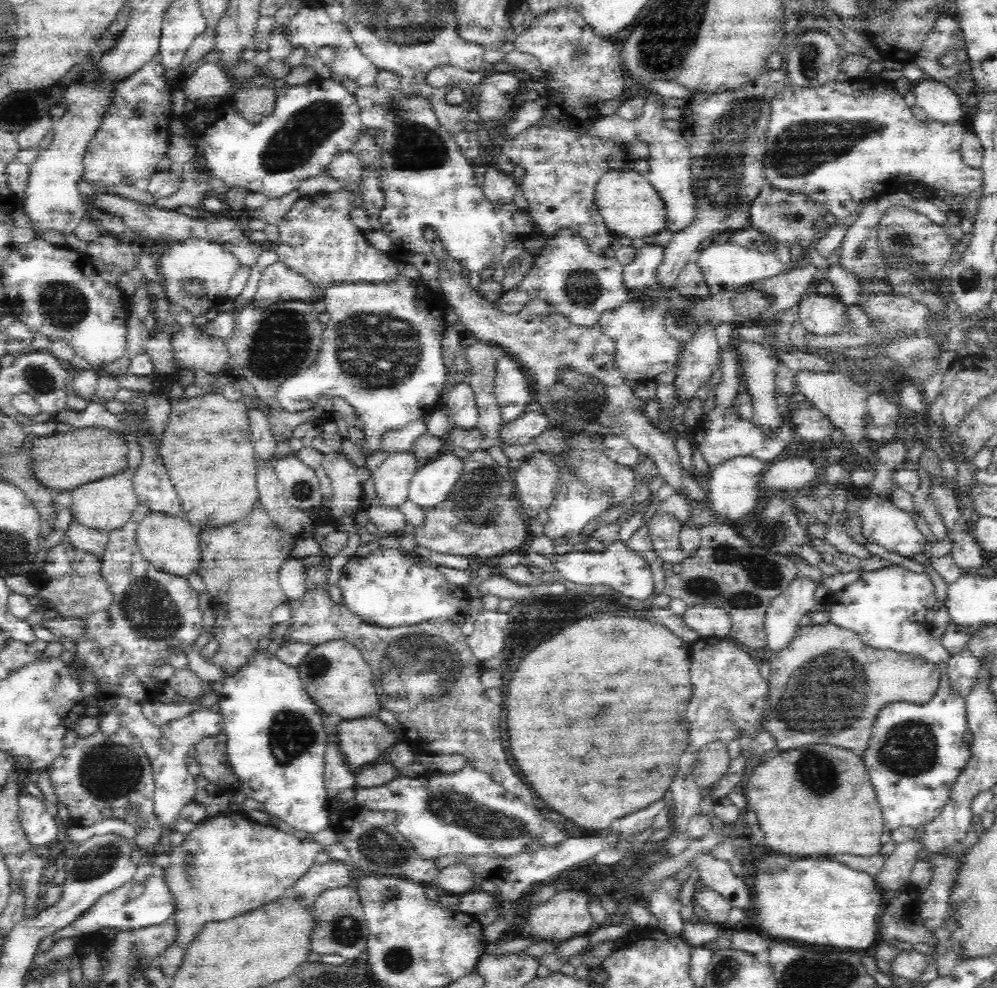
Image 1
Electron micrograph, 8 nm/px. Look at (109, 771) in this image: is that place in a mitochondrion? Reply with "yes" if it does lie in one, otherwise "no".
yes

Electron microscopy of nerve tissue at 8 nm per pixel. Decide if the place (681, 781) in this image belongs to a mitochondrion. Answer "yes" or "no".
no

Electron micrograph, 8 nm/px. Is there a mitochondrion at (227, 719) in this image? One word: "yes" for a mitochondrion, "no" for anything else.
no

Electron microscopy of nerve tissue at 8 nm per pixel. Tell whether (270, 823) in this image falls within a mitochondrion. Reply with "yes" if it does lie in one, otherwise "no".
no

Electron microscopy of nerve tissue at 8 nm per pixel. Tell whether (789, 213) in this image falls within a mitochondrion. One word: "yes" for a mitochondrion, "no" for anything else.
yes

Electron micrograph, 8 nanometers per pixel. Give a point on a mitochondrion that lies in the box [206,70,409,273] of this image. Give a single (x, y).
(291, 147)

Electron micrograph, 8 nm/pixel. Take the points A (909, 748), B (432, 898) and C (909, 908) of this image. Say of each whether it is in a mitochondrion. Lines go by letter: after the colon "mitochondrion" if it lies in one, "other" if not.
A: mitochondrion
B: other
C: mitochondrion

